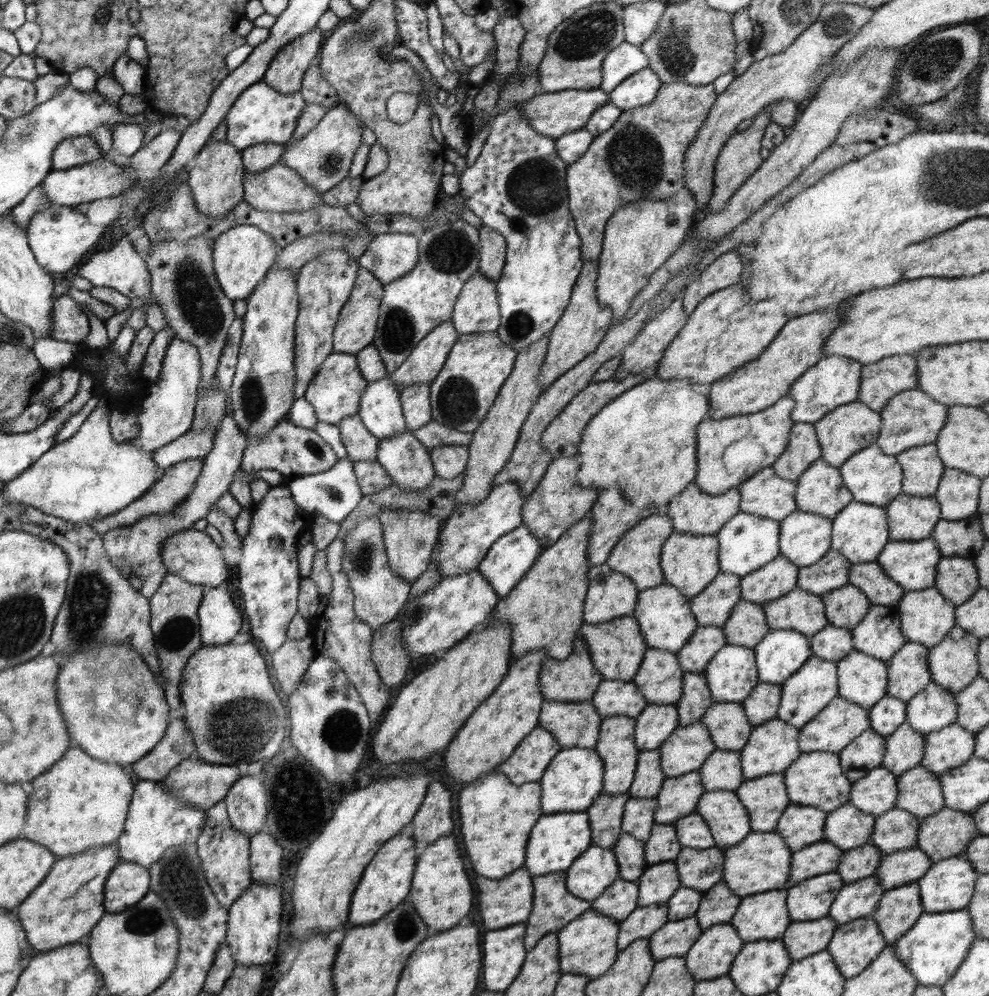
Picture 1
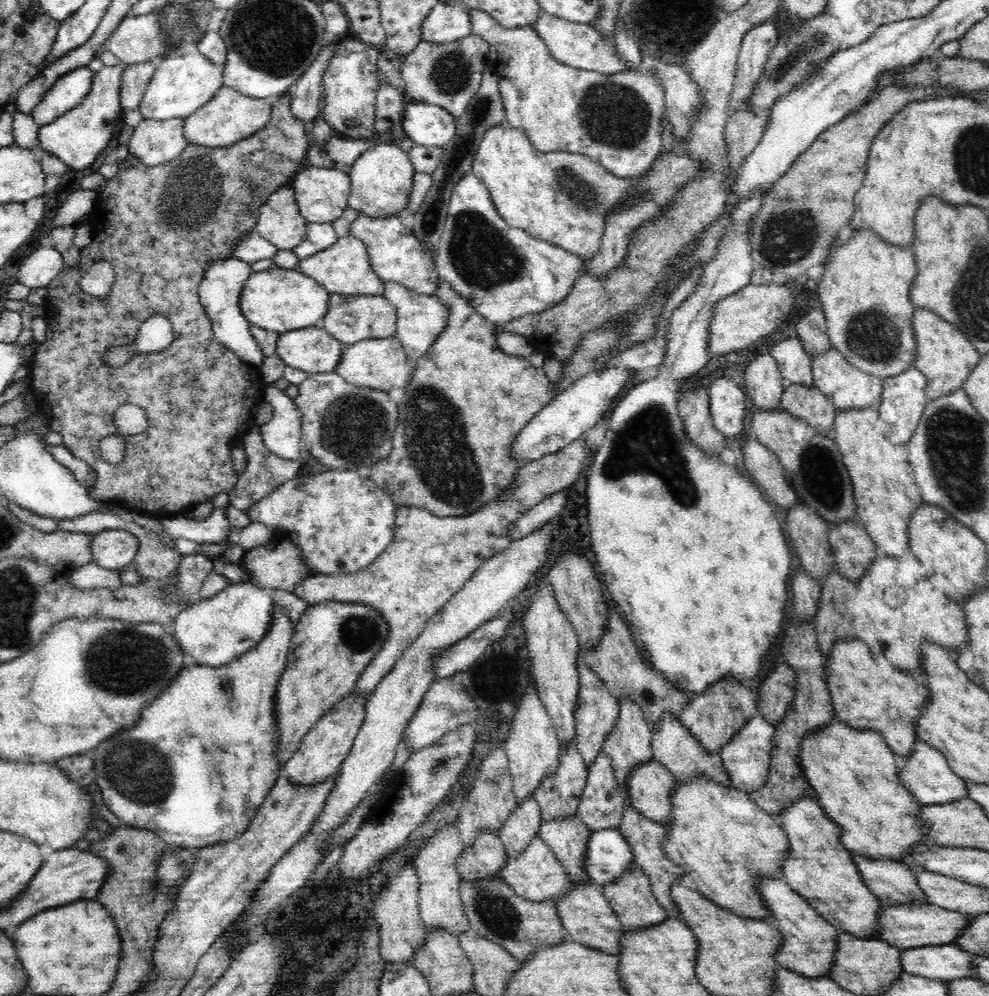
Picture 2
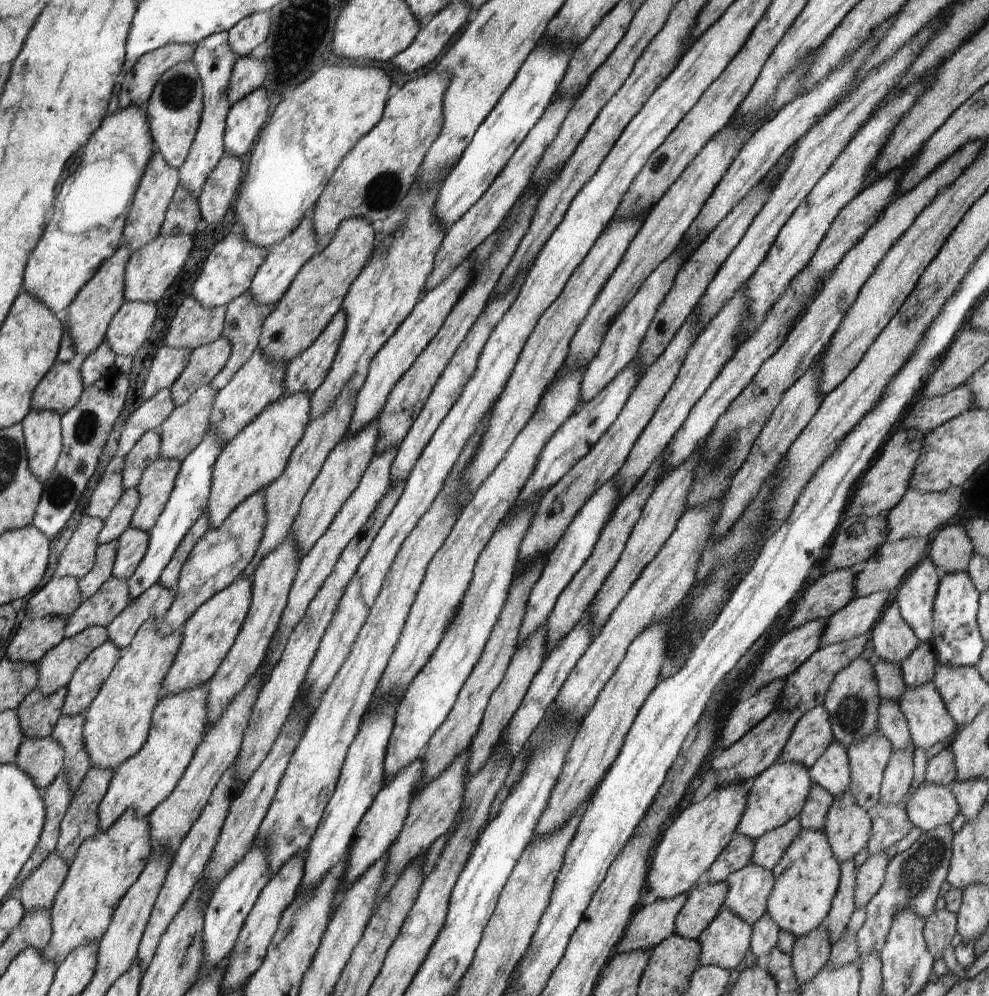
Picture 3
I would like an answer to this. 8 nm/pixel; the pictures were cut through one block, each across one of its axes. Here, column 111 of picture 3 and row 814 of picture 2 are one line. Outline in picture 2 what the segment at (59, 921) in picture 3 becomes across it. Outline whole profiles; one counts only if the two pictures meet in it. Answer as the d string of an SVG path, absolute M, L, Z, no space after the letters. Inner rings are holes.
M832 720L828 726L824 728L818 728L818 730L810 730L802 744L800 744L800 766L804 767L804 776L808 779L808 783L814 787L814 792L817 794L816 800L820 803L820 807L824 809L824 814L828 819L832 820L838 827L842 828L842 844L849 850L857 852L862 856L871 858L872 860L895 860L899 862L902 858L906 858L910 854L910 850L916 846L916 844L930 843L926 840L924 835L925 828L921 826L921 820L919 820L918 814L920 814L920 802L912 795L912 793L904 787L900 782L900 771L898 771L898 757L895 752L888 747L888 743L884 741L884 737L879 732L868 730L867 728L854 728L848 723L844 723L840 720Z

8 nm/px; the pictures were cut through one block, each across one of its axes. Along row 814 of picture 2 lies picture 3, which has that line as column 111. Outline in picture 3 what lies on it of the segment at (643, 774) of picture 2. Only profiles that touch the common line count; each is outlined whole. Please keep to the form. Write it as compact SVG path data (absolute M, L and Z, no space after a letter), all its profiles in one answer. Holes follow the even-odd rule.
M108 640L95 648L86 660L78 665L66 686L67 693L61 716L76 716L85 712L94 697L98 696L100 687L106 682L110 672L114 670L120 652L121 650Z

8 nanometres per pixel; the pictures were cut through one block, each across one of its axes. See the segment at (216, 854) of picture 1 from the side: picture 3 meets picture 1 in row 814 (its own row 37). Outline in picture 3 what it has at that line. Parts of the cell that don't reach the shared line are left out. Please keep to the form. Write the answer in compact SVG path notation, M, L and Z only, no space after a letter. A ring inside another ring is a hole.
M222 31L207 36L204 40L197 42L193 48L191 60L196 65L203 82L203 111L185 163L179 168L179 179L181 180L180 185L186 187L187 191L190 191L191 195L196 198L205 180L209 178L210 173L216 168L218 161L226 152L224 146L225 120L231 107L228 100L228 85L230 84L233 66L239 59L230 48L228 39L227 31Z

